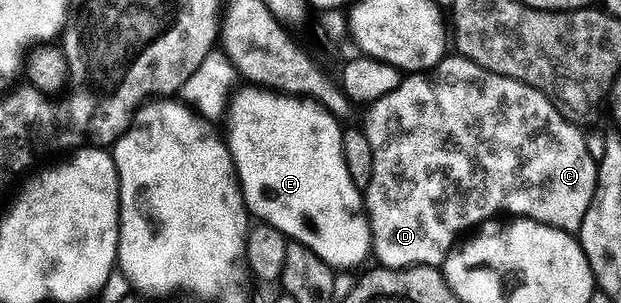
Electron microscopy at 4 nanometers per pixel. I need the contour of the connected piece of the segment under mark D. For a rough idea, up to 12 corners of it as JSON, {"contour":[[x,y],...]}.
{"contour":[[455,53],[367,104],[381,267],[540,217],[552,100]]}

